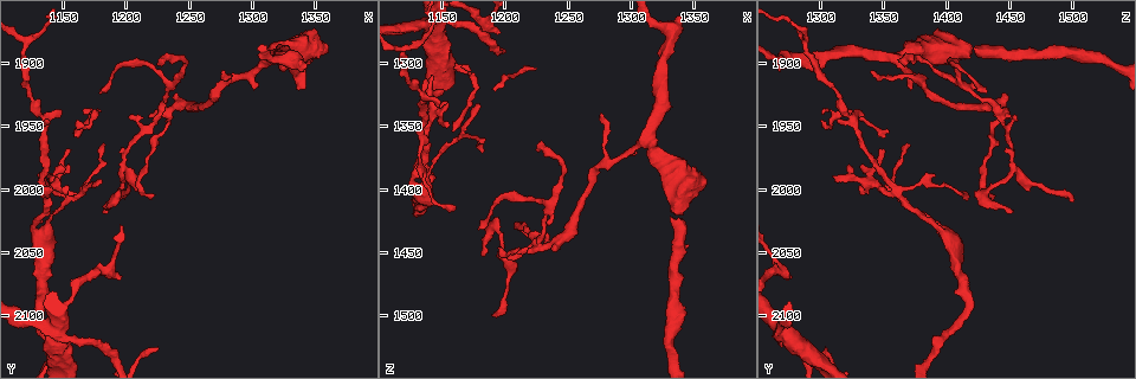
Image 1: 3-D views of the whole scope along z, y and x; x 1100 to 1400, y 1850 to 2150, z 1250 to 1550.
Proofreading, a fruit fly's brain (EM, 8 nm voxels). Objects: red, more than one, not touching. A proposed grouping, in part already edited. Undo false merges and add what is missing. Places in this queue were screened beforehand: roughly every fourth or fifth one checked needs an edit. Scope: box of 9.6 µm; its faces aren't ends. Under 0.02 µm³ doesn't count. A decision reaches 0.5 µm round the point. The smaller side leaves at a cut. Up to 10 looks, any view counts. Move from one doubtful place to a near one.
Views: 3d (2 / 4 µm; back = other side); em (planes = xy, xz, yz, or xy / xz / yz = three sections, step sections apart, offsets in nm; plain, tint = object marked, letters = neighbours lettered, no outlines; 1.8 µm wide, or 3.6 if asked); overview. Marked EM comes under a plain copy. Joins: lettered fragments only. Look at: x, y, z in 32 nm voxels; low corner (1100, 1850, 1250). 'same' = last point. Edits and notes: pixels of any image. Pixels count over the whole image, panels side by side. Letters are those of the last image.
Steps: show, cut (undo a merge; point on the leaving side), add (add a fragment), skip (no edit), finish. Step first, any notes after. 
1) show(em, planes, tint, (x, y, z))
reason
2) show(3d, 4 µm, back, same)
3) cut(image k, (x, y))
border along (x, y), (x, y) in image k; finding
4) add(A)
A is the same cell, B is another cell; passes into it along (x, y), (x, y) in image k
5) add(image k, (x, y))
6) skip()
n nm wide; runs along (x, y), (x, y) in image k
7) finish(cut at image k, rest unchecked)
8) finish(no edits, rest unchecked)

show(3d, 4 µm, (1360, 1890, 1396))
free end

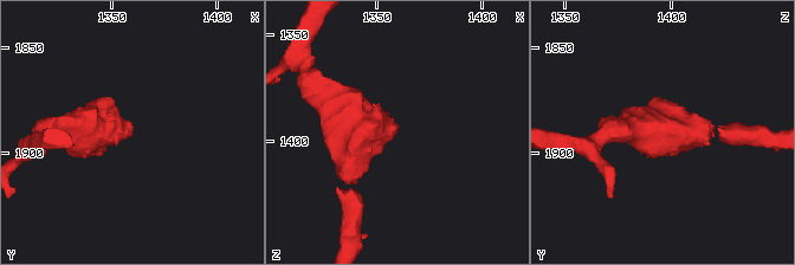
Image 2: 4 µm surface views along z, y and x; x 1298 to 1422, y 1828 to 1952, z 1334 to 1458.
show(em, 3.6 µm, xz, step 16, letters, (1360, 1891, 1397))

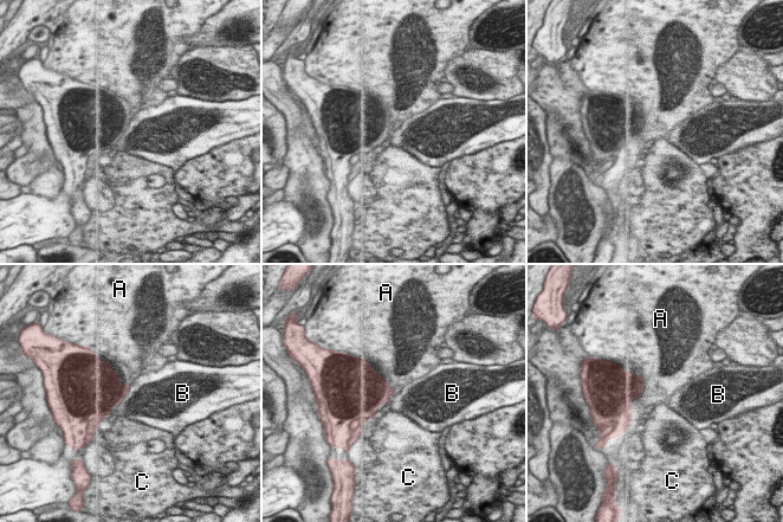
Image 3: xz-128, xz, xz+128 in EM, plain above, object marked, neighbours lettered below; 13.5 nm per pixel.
skip()
B touches over 650 nm; A, B and C are other cells; border along (130, 385), (127, 394), (99, 420) in image 3; none of them fits

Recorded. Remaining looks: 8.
show(3d, 2 µm, (1226, 1902, 1368))
tapers out

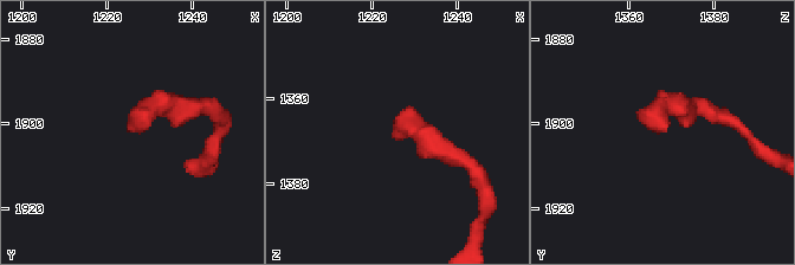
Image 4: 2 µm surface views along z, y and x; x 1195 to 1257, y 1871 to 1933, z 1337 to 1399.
show(em, planes, letters, (1225, 1902, 1369))

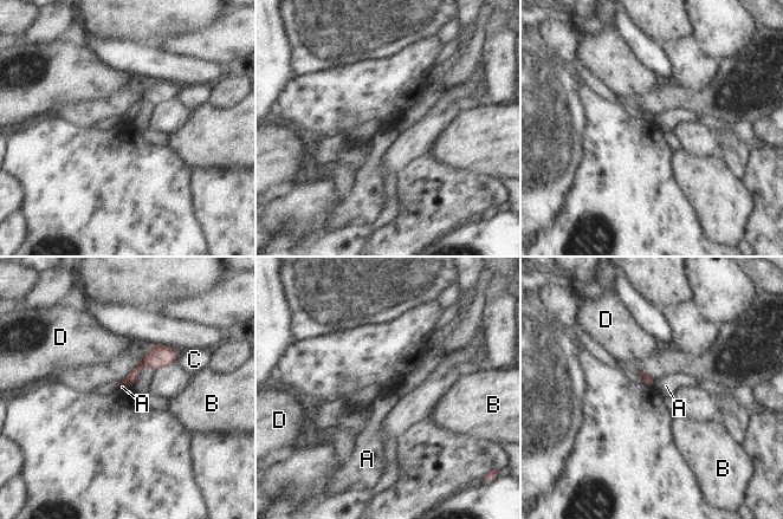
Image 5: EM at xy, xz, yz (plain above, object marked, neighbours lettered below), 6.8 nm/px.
skip()
A, B, C and D are other cells; no lettered fragment goes on from it

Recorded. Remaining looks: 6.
show(3d, 4 µm, (1138, 2000, 1358))
four or more arms meet

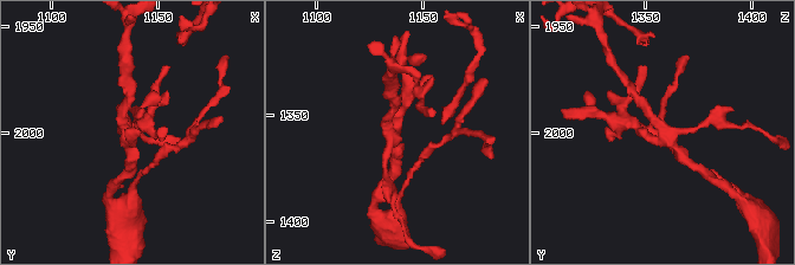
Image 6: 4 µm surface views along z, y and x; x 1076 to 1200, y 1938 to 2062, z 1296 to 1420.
show(em, planes, letters, (1135, 2000, 1358))
4 arms; now the EM

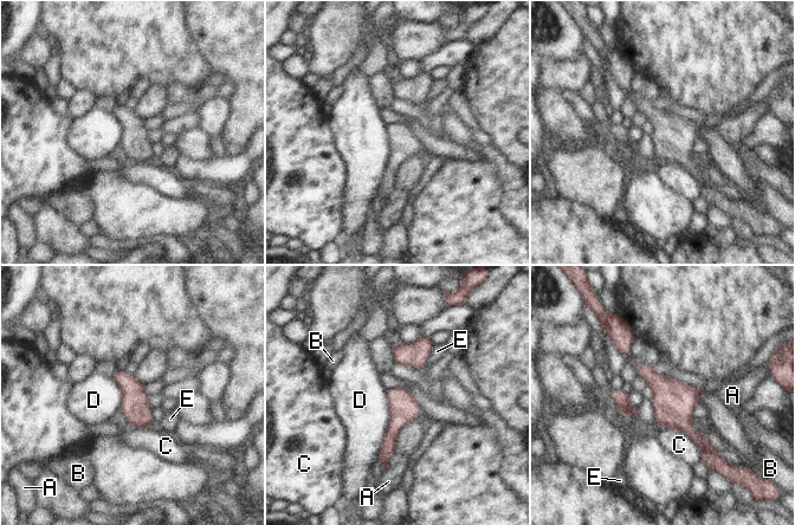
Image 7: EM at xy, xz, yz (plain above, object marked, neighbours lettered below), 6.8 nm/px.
skip()
A, B, C, D and E are other cells; border along (388, 390), (389, 421), (376, 455) in image 7; continuous, no second neuron

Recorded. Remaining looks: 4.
show(em, 3.6 µm, planes, letters, (1180, 1924, 1430))
free end

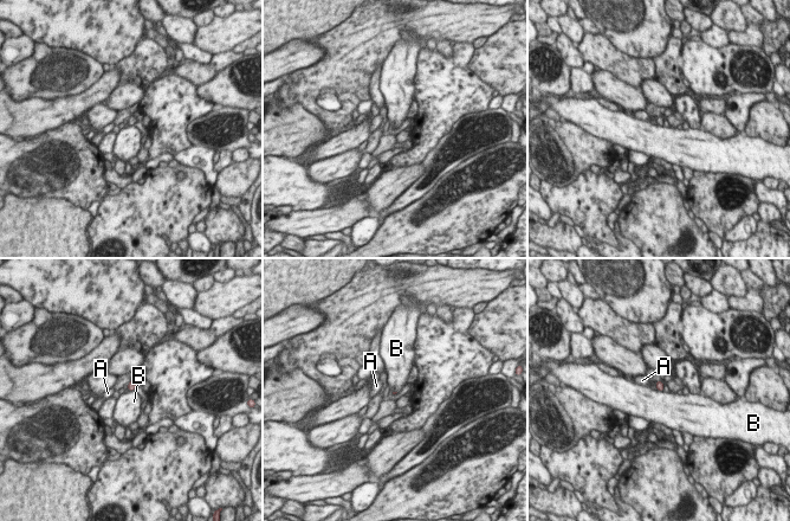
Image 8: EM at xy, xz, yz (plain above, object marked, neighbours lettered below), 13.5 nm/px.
skip()
A and B are other cells; no lettered fragment goes on from it

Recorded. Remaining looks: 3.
finish(no edits, rest unchecked)

